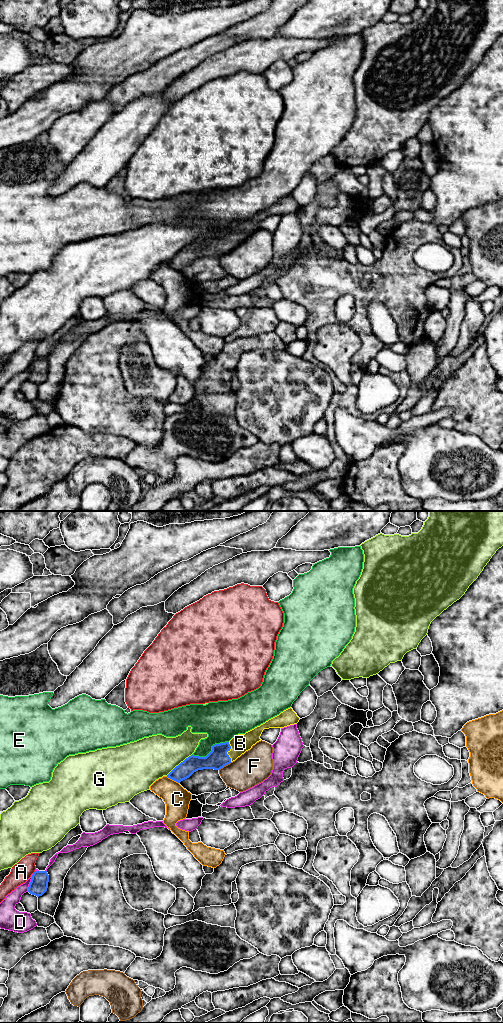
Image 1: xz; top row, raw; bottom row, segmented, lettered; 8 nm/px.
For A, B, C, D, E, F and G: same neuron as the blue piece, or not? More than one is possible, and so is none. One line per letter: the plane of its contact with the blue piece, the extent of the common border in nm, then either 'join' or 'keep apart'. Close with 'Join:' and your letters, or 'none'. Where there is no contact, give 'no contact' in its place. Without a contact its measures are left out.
A: meets blue in xz; contact 40 nm long; keep apart
B: meets blue in xz; contact 160 nm long; join
C: meets blue in xz; contact 120 nm long; keep apart
D: meets blue in xz; contact 150 nm long; keep apart
E: meets blue in xz; contact 320 nm long; keep apart
F: meets blue in xz; contact 120 nm long; keep apart
G: meets blue in xz; contact 260 nm long; keep apart
Join: B

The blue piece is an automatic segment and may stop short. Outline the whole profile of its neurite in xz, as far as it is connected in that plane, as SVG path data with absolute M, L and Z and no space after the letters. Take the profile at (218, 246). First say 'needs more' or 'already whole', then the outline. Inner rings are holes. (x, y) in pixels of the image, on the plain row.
needs more | M290 195L245 222L234 224L229 230L213 233L212 239L206 245L189 244L176 254L167 265L180 271L198 258L220 258L261 229L260 224L264 217L284 216L297 212L299 208L300 206Z

